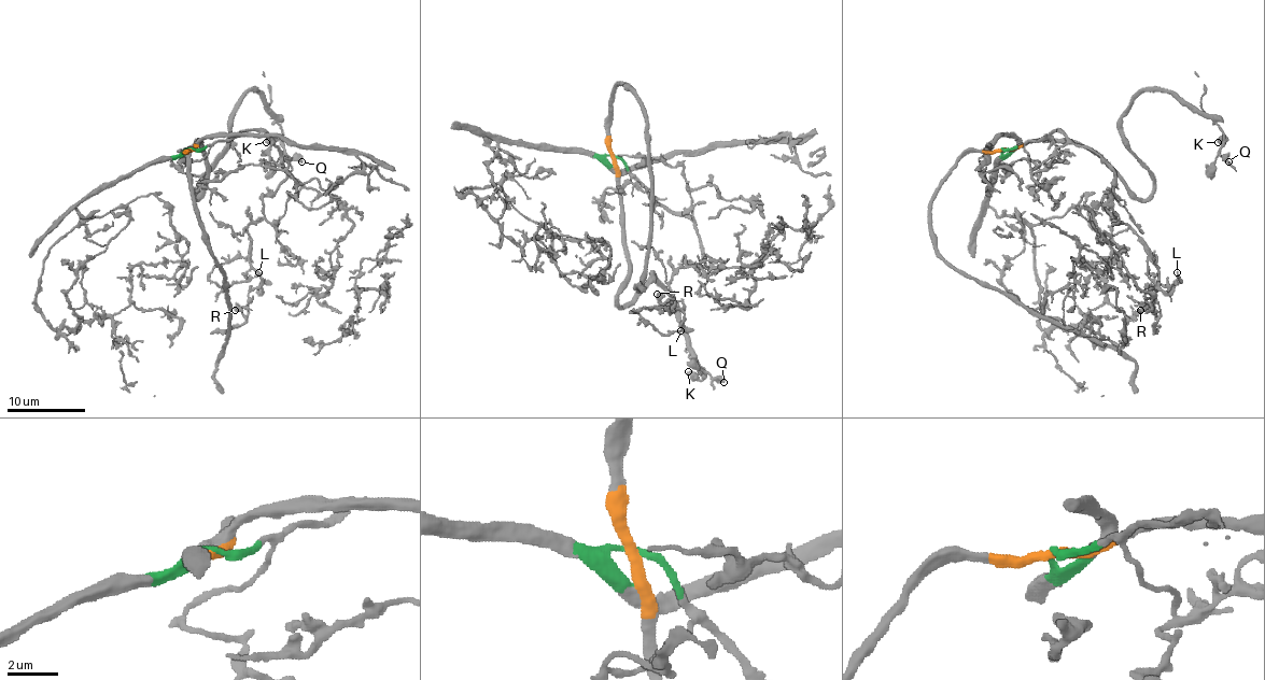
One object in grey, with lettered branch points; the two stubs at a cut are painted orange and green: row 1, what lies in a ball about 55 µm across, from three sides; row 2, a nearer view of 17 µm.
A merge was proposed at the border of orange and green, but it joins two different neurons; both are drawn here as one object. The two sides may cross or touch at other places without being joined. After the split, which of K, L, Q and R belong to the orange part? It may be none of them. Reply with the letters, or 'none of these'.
K, Q

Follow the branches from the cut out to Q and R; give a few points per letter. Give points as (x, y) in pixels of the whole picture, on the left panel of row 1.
Q: (191, 149), (200, 144), (207, 185), (195, 199), (228, 144), (230, 115), (255, 91), (285, 152), (303, 161)
R: (191, 149), (264, 130), (286, 173), (248, 226), (250, 266), (259, 278), (246, 314), (234, 310)

